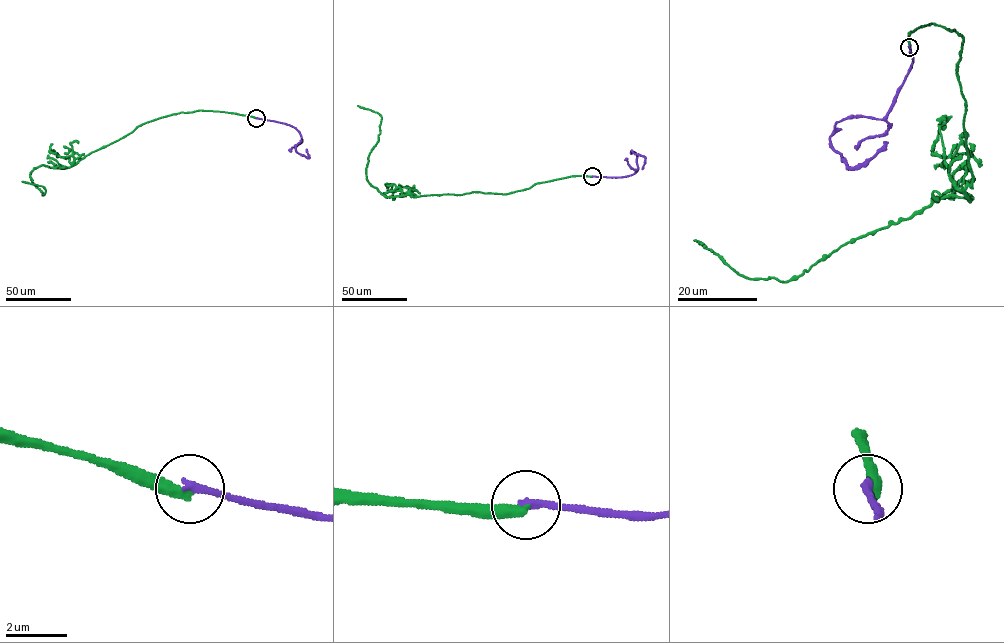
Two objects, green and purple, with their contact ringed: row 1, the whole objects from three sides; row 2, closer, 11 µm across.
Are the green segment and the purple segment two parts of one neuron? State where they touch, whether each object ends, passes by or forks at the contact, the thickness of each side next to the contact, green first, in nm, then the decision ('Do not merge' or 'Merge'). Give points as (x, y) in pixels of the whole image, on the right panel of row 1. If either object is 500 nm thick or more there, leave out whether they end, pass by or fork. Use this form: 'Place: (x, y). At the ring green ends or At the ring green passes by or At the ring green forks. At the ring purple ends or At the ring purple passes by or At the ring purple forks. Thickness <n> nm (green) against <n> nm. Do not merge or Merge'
Place: (909, 47). At the ring green ends. At the ring purple ends. Thickness 380 nm (green) against 280 nm. Do not merge

